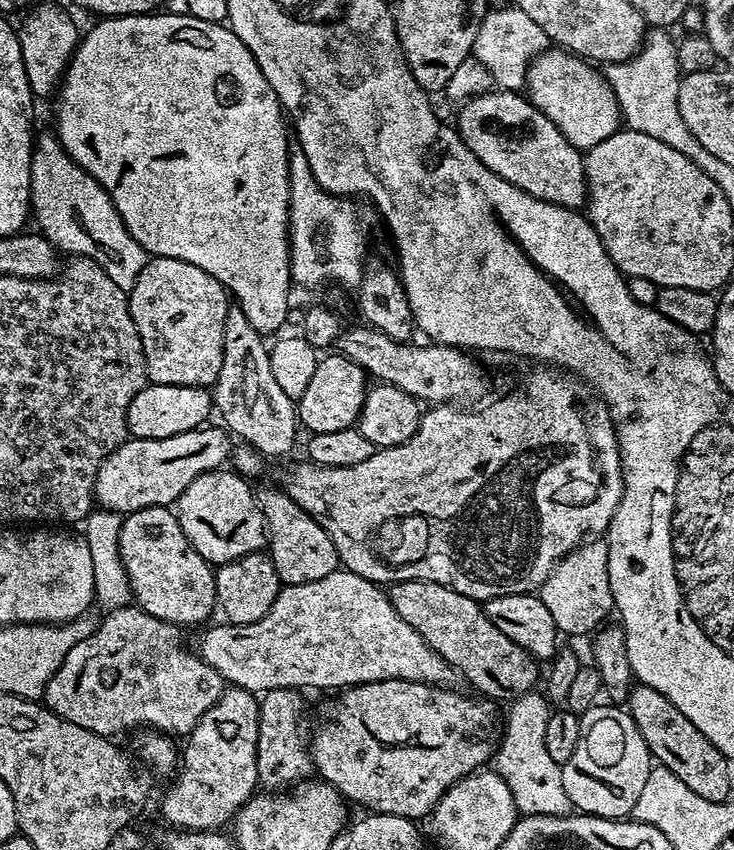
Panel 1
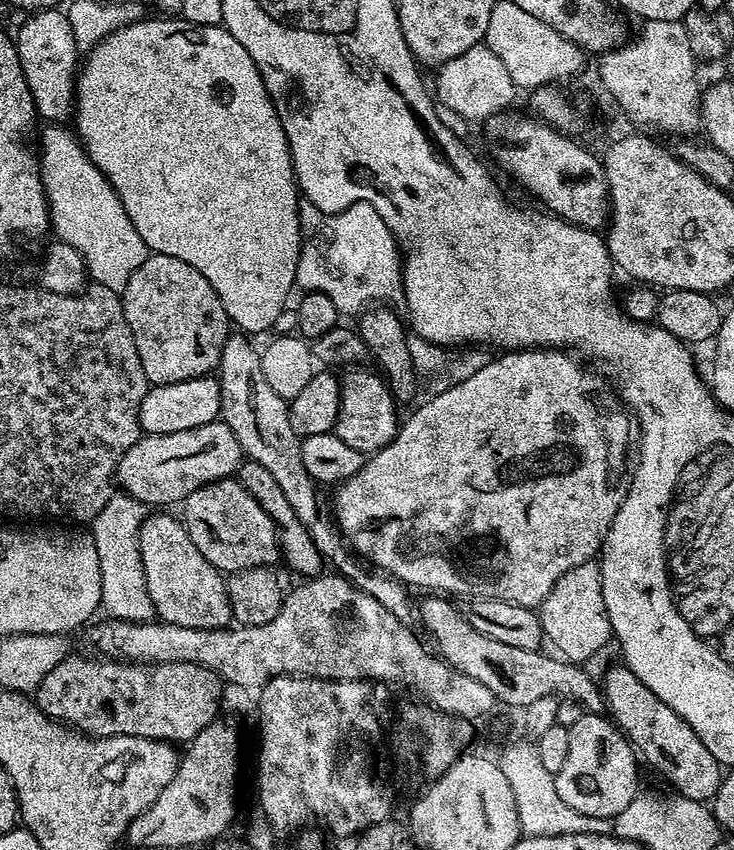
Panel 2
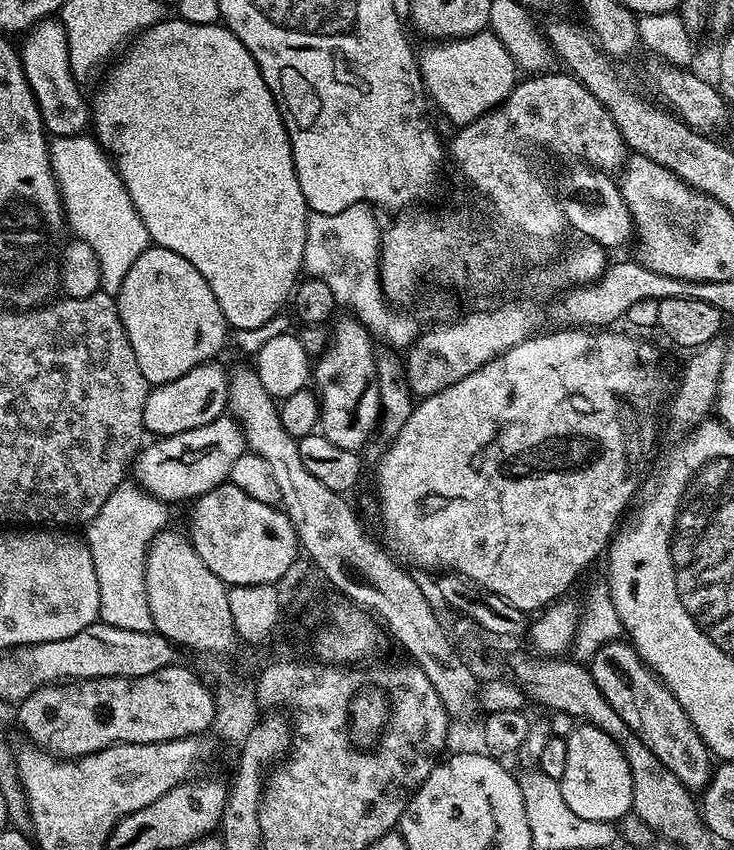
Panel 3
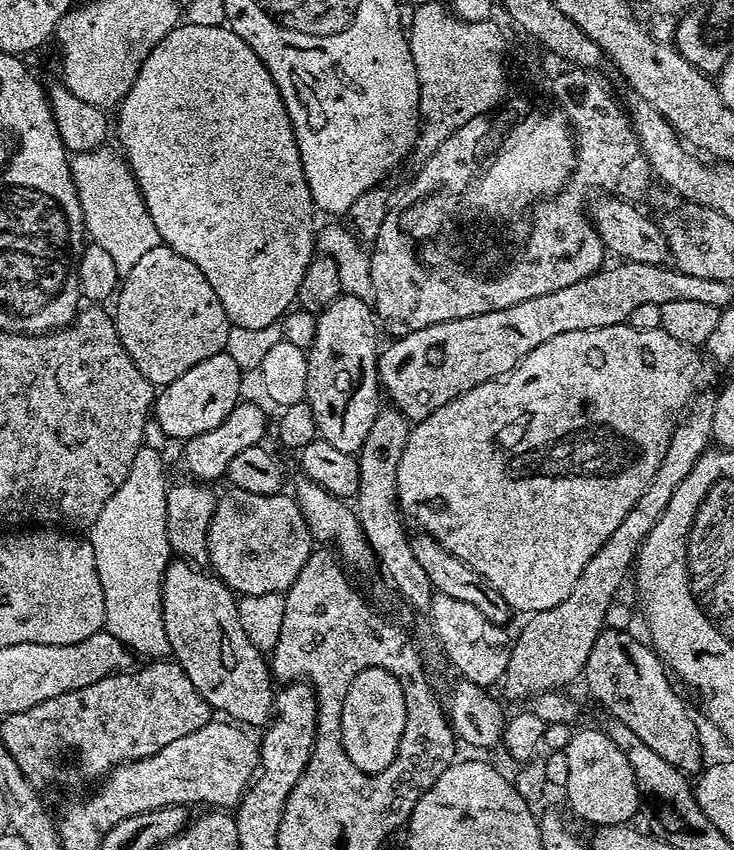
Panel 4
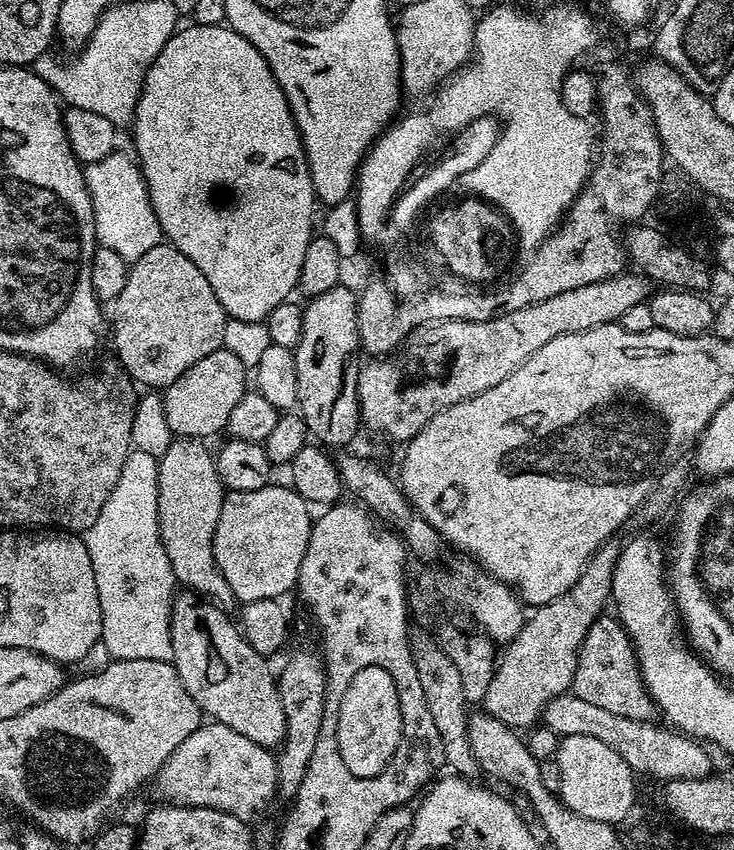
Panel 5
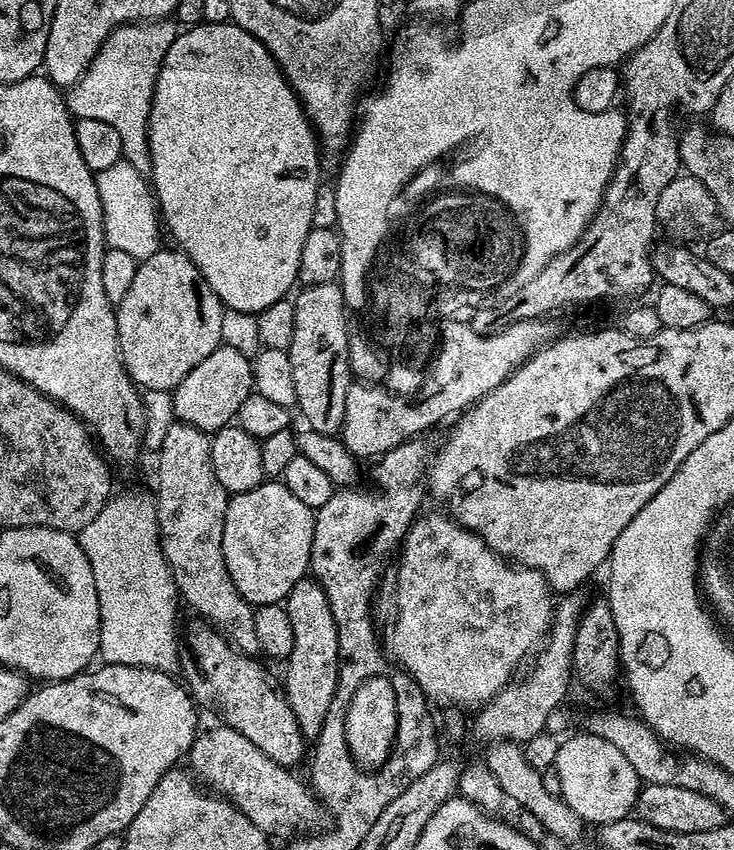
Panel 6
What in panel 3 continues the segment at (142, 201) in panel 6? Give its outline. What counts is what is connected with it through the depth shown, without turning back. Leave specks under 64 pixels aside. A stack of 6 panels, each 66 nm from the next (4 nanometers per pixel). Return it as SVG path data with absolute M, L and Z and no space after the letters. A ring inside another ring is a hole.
M83 134L72 137L52 136L48 153L50 166L56 179L56 189L64 200L64 218L71 235L77 240L86 242L98 254L98 266L102 266L101 289L109 294L120 291L130 266L142 258L142 254L150 247L146 222L138 214L134 202L130 198L130 190L122 182L120 172L112 162L111 156L100 146L99 140L91 135Z

